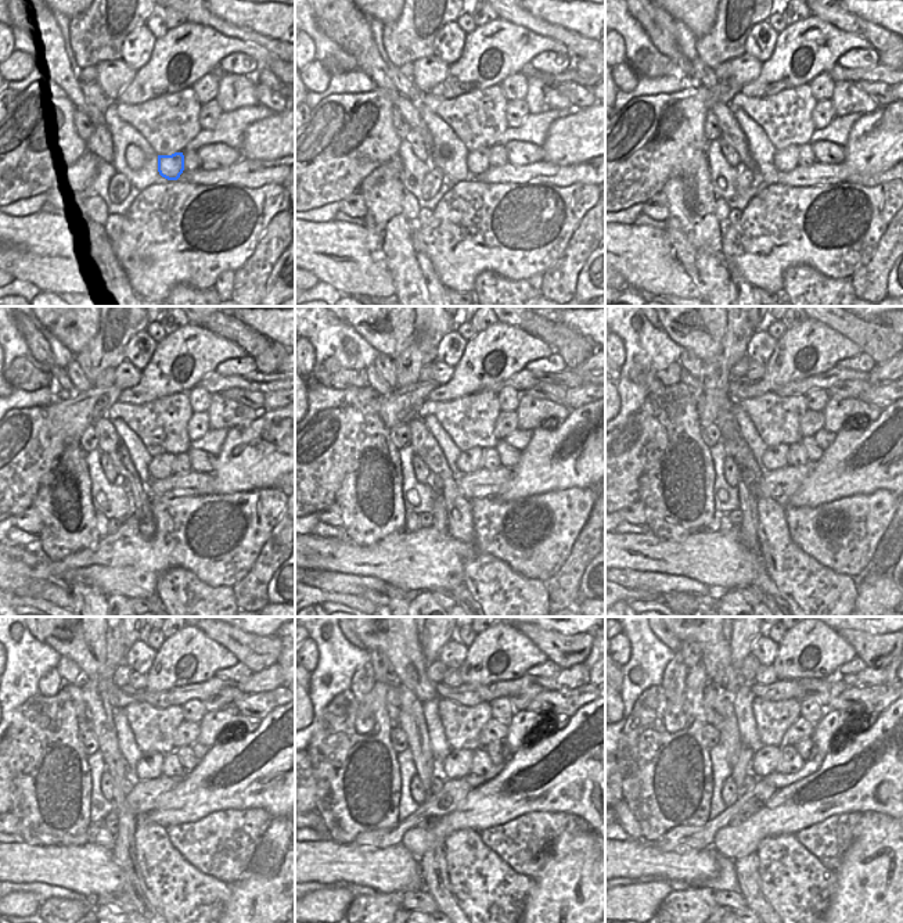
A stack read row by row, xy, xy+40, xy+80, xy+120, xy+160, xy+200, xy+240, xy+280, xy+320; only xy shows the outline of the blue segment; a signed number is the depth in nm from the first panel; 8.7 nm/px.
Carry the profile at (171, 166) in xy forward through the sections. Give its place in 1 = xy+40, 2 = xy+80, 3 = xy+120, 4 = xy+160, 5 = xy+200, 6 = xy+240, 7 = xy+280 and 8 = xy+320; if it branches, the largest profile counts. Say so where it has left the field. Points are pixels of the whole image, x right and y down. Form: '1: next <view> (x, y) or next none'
1: next xy+40 (478, 160)
2: next xy+80 (785, 160)
3: next xy+120 (161, 466)
4: next xy+160 (471, 460)
5: next xy+200 (774, 458)
6: next xy+240 (150, 767)
7: next xy+280 (457, 764)
8: next xy+320 (765, 761)

